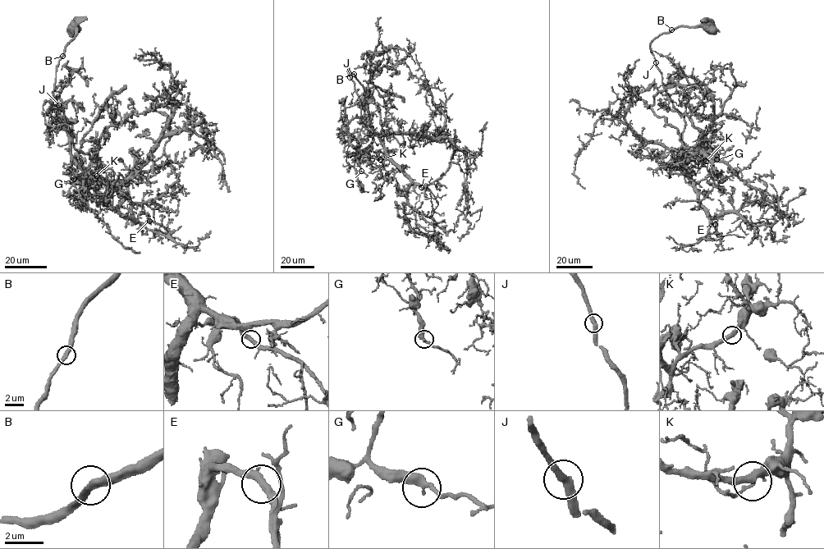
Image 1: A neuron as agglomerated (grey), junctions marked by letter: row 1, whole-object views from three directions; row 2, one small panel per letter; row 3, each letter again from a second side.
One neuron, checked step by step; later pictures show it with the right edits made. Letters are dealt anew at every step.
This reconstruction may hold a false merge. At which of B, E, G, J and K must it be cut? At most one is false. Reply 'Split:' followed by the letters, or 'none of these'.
Split: none of these

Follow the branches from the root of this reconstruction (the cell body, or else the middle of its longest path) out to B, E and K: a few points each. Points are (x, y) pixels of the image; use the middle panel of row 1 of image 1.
B: (362, 102), (360, 99), (364, 88), (354, 74)
E: (362, 102), (364, 88), (347, 65), (361, 106), (362, 124), (373, 136), (377, 135), (388, 156), (421, 187)
K: (362, 102), (364, 88), (347, 65), (361, 106), (362, 124), (373, 137), (368, 153), (380, 159)

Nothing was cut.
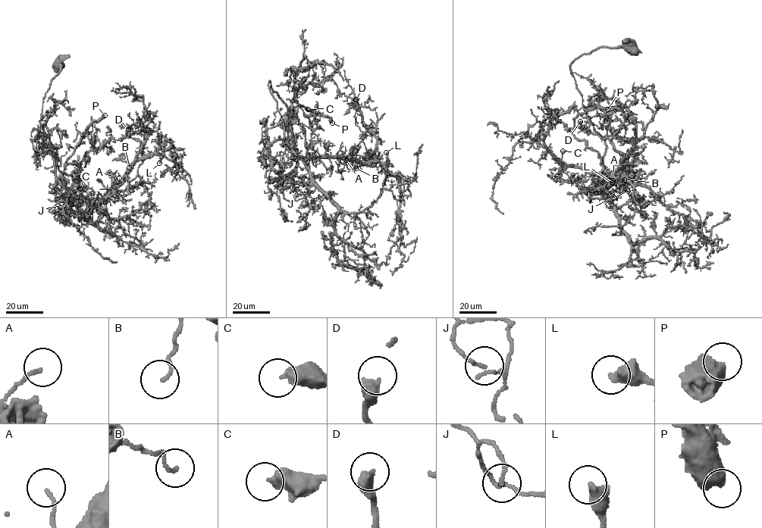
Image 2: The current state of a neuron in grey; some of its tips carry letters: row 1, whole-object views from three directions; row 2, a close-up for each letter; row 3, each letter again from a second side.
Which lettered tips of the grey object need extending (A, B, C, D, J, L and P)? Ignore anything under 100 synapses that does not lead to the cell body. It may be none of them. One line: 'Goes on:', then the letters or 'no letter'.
Goes on: P

